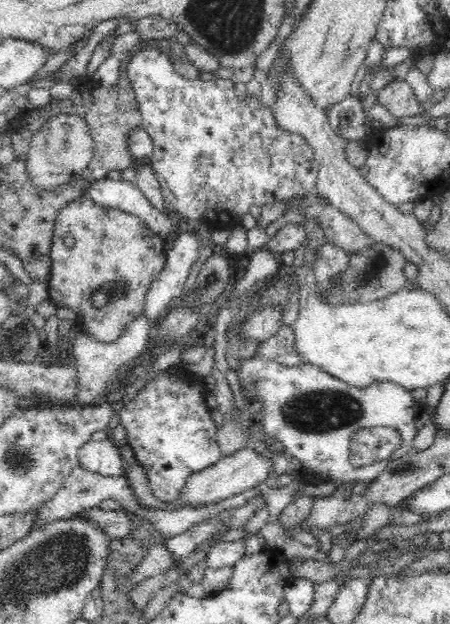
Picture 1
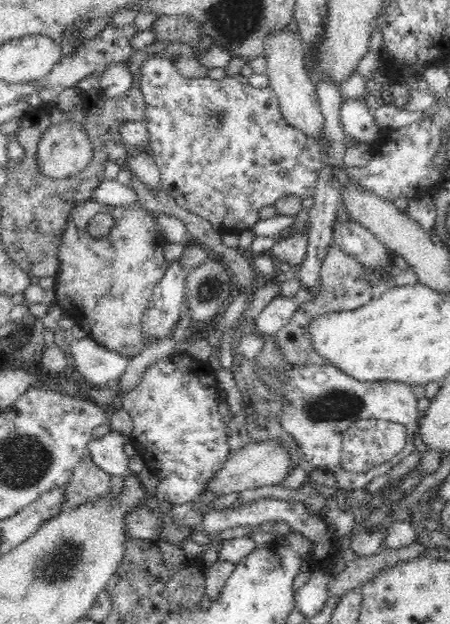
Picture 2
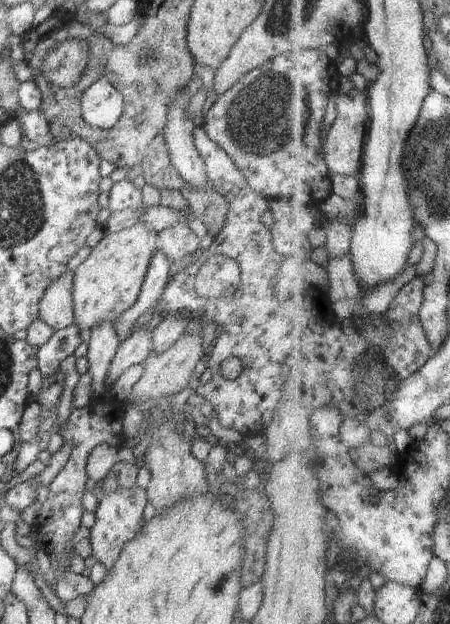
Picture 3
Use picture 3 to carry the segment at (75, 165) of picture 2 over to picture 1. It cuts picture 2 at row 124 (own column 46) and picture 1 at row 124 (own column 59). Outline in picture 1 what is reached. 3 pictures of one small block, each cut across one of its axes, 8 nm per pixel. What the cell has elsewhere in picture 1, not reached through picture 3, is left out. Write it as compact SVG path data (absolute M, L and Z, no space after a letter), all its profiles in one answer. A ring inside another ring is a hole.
M56 112L32 136L28 149L27 170L30 181L40 189L53 189L80 175L92 161L95 144L87 122L78 115Z

